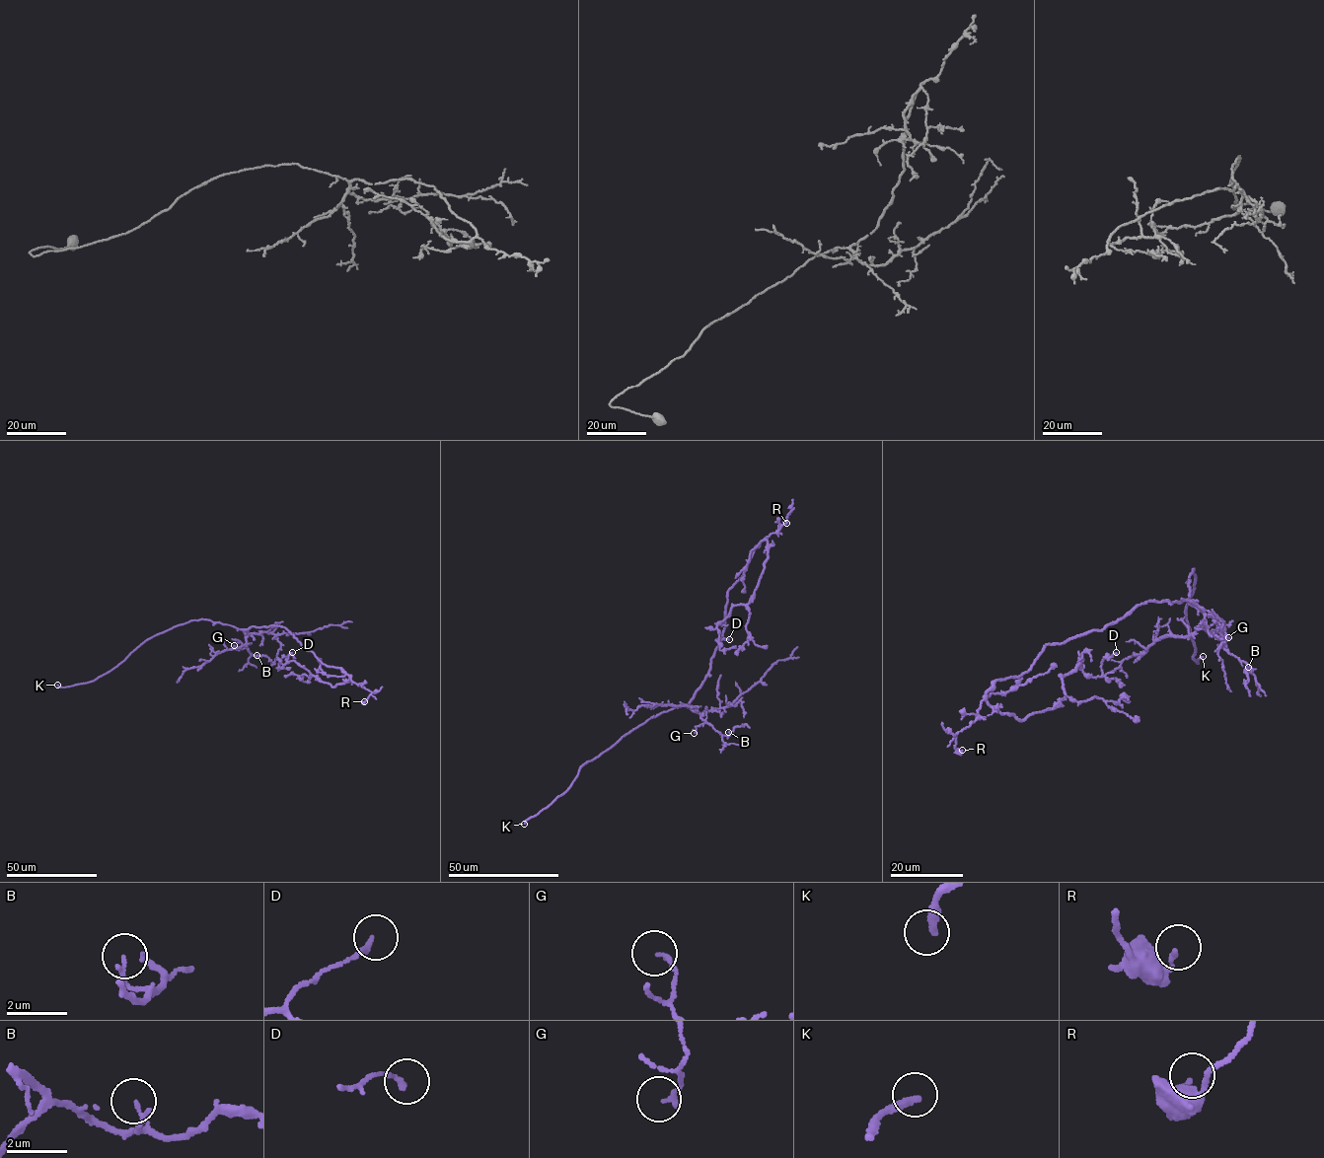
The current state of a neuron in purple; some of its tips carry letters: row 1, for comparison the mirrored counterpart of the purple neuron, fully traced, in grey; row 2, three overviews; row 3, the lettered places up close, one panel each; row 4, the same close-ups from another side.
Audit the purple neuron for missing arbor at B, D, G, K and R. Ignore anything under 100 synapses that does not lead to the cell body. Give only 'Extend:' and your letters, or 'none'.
Extend: K

